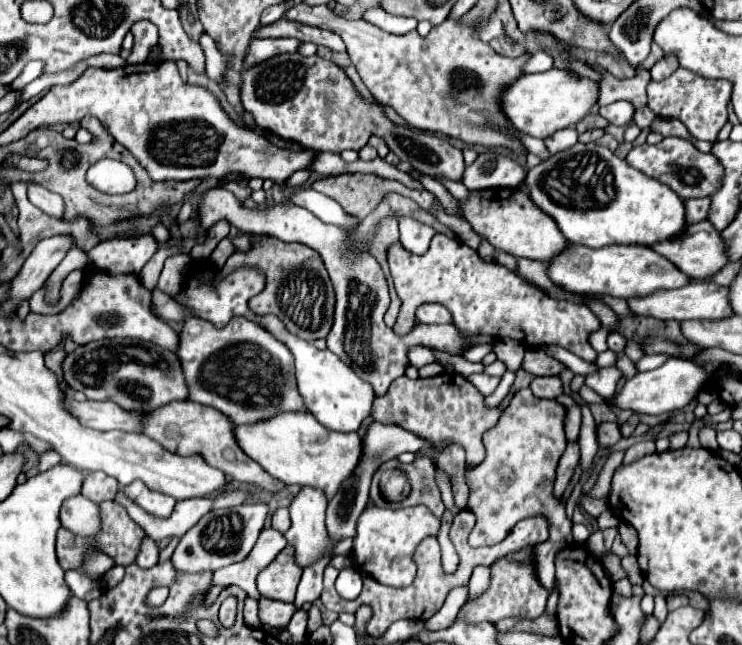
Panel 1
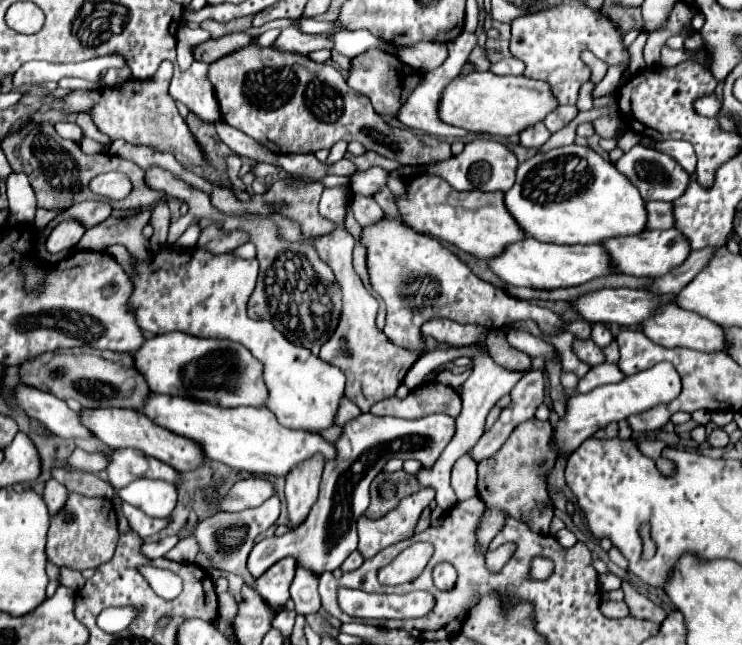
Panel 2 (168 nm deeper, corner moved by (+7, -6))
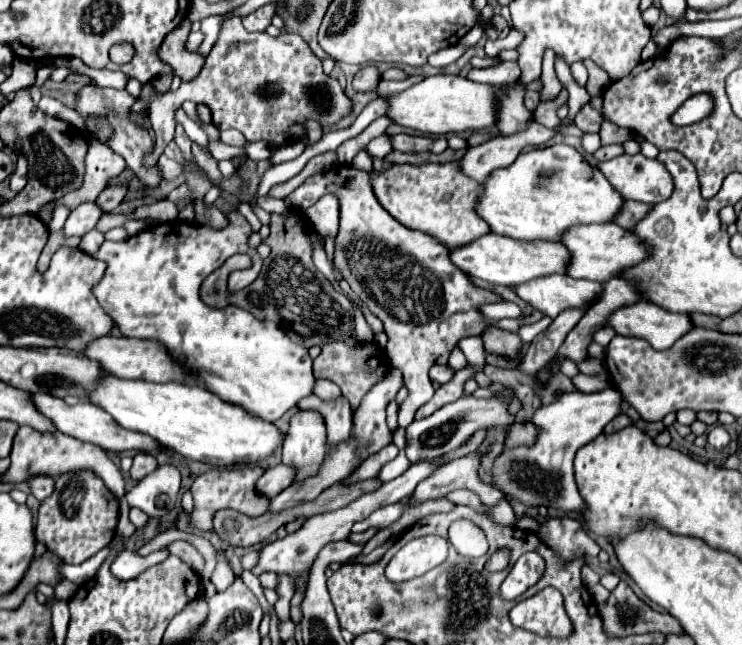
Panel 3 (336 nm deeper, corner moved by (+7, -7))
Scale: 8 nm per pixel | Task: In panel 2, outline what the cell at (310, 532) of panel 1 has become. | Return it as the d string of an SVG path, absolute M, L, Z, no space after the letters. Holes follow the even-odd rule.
M320 455L314 459L308 459L306 463L292 469L286 477L286 505L288 505L288 519L290 519L290 531L296 531L304 519L308 517L308 511L318 499L318 487L322 477L324 461Z

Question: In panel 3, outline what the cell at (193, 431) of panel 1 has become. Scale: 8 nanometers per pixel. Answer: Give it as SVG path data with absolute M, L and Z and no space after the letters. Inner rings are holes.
M44 392L38 394L30 394L30 400L34 402L34 406L38 408L38 412L42 416L46 416L48 420L52 420L54 428L62 434L74 436L82 442L90 442L90 444L98 444L102 450L106 452L124 452L124 450L144 450L150 452L154 448L158 448L158 442L152 440L146 434L138 434L138 432L130 432L126 428L120 428L120 424L116 424L116 420L112 420L112 416L100 408L96 408L90 402L80 402L76 406L68 406L62 398L56 396L48 396Z

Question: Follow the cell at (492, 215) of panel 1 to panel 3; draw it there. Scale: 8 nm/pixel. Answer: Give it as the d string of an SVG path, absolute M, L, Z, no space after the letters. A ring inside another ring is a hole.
M452 160L446 164L392 164L384 172L370 172L372 190L382 208L394 216L400 224L432 234L436 240L444 242L448 248L464 246L484 234L488 234L488 224L476 216L474 204L482 190L480 184L464 172L460 172L460 162Z

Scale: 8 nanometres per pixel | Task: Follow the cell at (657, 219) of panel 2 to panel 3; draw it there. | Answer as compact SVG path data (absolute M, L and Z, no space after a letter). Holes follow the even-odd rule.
M624 200L622 208L620 208L620 218L616 218L612 222L630 230L640 218L646 216L648 210L650 210L650 204L638 204L638 202L632 202L632 200Z

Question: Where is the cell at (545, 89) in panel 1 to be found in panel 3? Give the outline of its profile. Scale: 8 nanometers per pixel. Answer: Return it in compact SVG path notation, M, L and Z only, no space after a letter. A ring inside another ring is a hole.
M428 76L420 84L384 96L388 102L386 116L398 124L412 130L428 134L448 134L466 130L490 130L496 122L496 98L498 88L488 84L476 84L460 76Z

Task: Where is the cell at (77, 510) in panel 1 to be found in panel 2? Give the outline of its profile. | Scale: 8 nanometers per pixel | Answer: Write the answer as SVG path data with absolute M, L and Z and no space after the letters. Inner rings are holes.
M50 479L44 489L44 501L48 505L50 515L56 515L56 511L62 511L64 503L68 501L68 489L56 479Z

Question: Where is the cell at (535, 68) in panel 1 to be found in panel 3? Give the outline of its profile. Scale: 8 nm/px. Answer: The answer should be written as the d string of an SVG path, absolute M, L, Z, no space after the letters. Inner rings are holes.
M500 62L496 66L478 70L472 68L466 74L468 80L478 82L478 84L494 84L494 86L504 86L504 84L514 84L520 78L520 68L516 62Z

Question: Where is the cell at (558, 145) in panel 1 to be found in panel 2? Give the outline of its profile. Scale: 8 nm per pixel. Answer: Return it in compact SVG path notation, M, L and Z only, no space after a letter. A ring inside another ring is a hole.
M538 123L532 129L526 129L524 133L520 133L520 143L528 149L540 149L548 139L550 139L550 131L544 127L544 123Z

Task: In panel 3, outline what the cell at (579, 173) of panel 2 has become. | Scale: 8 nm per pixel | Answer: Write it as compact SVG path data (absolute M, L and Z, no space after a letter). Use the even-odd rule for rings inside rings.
M554 144L548 148L536 148L530 152L522 152L508 168L498 168L488 176L482 184L482 192L476 200L476 214L488 222L490 230L496 234L504 234L518 240L560 240L560 236L576 224L598 224L612 222L612 218L620 212L622 196L612 188L612 184L598 172L598 168L590 166L578 150L566 144Z

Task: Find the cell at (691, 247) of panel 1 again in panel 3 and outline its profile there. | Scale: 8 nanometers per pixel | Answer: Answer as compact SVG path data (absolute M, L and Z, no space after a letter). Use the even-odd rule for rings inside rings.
M588 224L580 228L572 228L564 240L560 240L570 256L572 262L568 262L568 276L572 278L584 278L584 280L594 280L594 282L608 282L614 276L620 276L630 266L636 266L646 258L646 246L630 232L620 228L618 224Z

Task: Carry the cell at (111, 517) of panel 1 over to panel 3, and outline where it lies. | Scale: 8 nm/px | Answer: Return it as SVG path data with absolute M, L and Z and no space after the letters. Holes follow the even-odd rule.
M66 472L56 478L54 492L40 502L36 518L36 540L66 564L82 564L100 552L114 538L118 524L118 498L92 472ZM56 496L60 496L56 500Z

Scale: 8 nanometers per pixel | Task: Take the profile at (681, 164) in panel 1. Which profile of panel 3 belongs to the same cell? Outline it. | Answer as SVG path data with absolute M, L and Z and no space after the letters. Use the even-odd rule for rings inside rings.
M622 154L596 166L626 200L658 204L672 194L672 176L658 160Z

